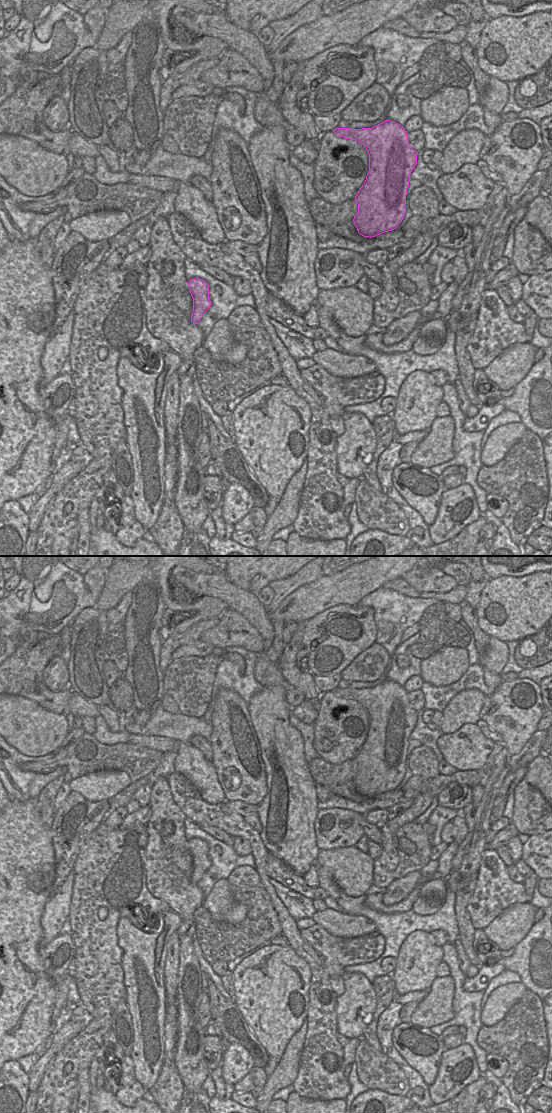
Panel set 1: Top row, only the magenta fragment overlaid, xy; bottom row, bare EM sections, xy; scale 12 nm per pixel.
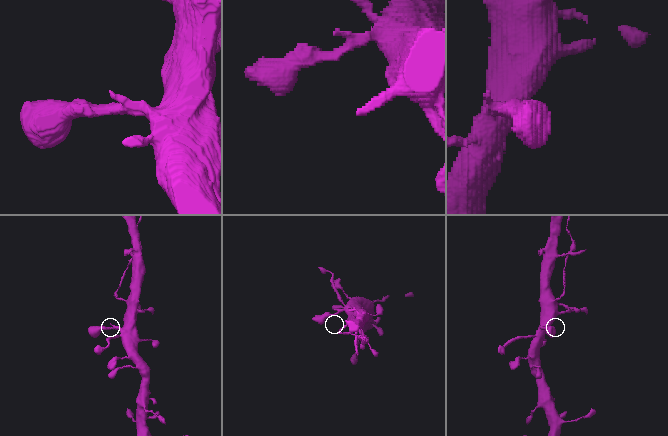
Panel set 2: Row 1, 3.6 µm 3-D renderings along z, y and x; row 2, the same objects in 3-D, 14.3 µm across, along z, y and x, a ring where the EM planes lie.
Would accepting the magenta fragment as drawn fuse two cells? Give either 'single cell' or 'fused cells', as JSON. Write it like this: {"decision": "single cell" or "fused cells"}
{"decision": "fused cells"}

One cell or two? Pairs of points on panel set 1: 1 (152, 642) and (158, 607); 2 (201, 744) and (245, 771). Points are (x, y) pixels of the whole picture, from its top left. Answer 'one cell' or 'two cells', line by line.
1: one cell
2: two cells

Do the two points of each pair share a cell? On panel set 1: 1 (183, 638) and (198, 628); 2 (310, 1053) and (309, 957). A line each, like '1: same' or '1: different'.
1: same
2: same

